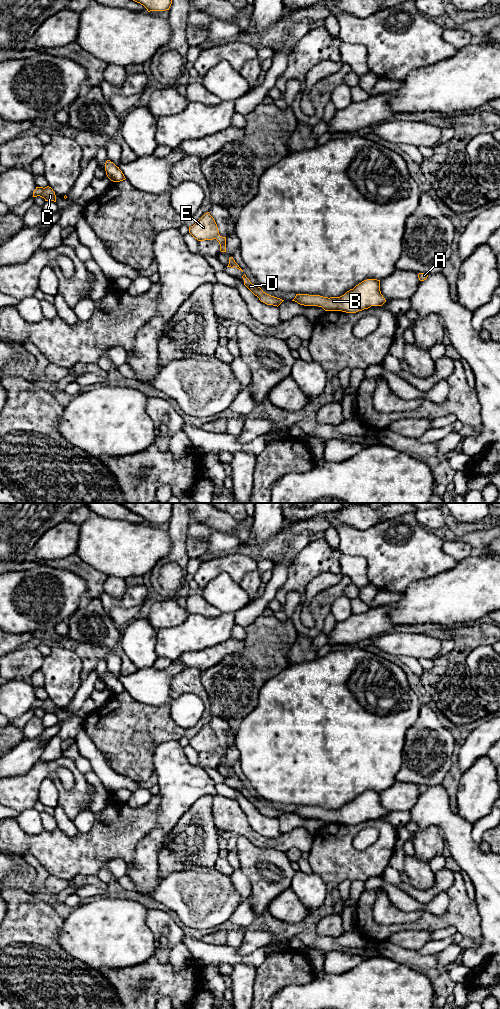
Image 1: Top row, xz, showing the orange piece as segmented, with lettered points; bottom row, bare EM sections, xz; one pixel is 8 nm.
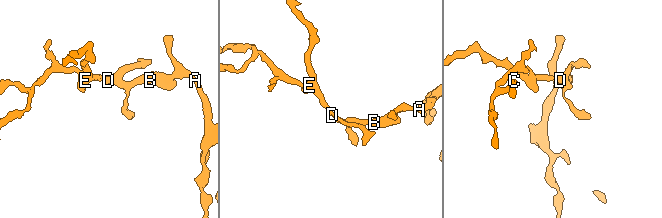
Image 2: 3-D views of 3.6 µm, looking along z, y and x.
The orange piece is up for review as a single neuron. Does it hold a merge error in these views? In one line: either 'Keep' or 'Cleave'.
Cleave

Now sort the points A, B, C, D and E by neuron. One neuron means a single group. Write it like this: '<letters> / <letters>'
A B / C D E

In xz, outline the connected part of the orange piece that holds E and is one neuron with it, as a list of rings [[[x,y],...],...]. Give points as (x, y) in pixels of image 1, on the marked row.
[[[209,212],[189,227],[189,233],[198,241],[216,239],[220,244],[220,251],[226,252],[226,237],[219,234],[217,224]]]

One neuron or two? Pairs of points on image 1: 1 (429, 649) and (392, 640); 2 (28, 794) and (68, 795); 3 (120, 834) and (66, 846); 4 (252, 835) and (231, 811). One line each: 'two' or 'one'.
1: one
2: one
3: one
4: one

